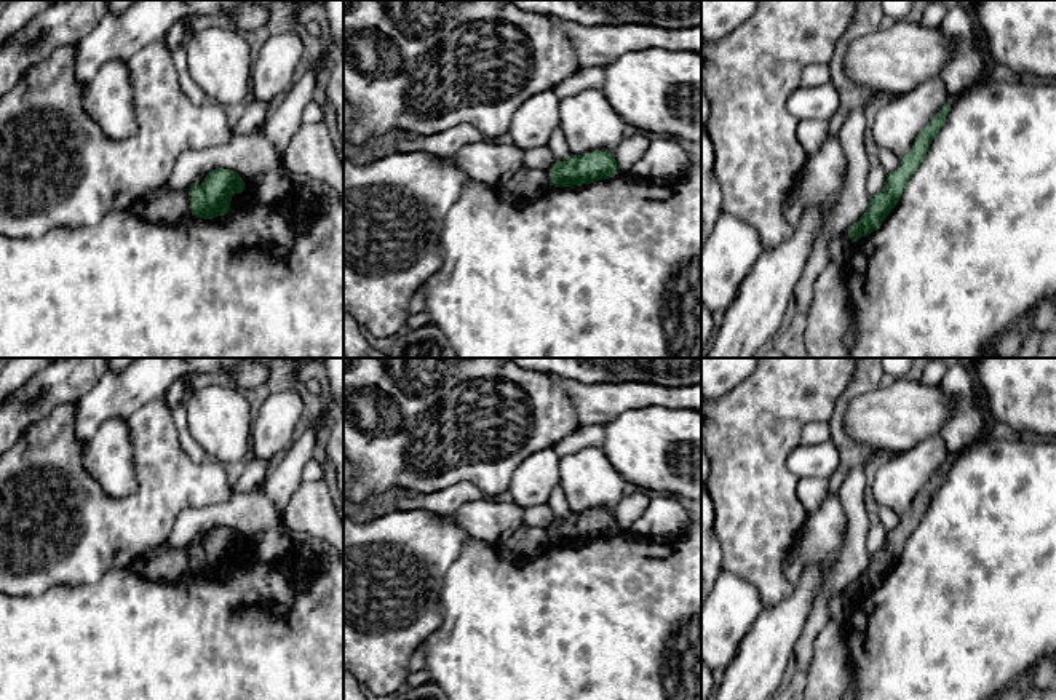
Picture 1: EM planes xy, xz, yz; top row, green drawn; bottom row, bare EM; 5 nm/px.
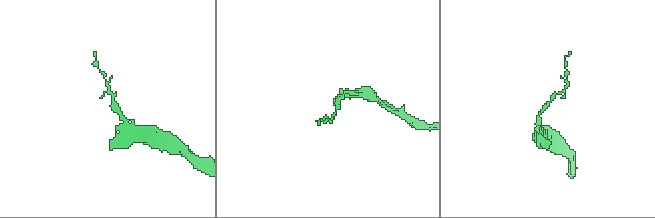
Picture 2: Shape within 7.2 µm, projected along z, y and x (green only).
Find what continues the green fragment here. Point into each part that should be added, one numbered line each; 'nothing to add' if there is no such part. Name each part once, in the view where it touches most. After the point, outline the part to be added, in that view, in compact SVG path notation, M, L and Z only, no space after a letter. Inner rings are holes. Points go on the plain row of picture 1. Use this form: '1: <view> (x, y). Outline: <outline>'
nothing to add

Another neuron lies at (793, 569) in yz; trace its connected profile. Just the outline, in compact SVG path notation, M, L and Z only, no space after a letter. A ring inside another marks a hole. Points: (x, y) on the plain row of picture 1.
M797 542L791 547L784 561L784 577L789 583L796 583L802 574L800 559L797 555Z

